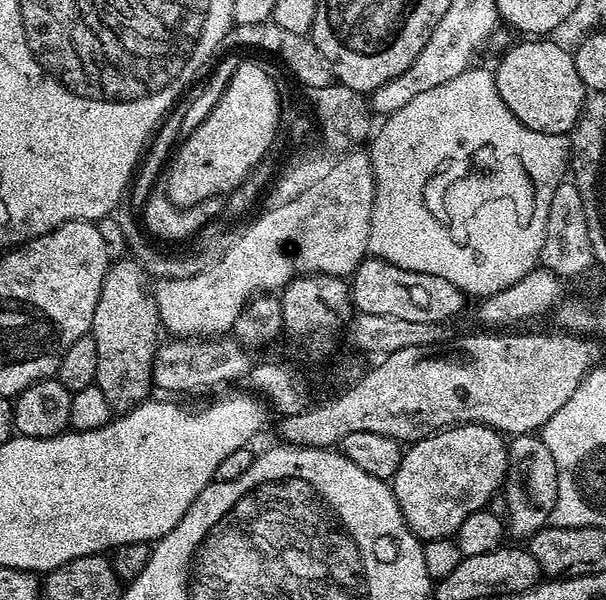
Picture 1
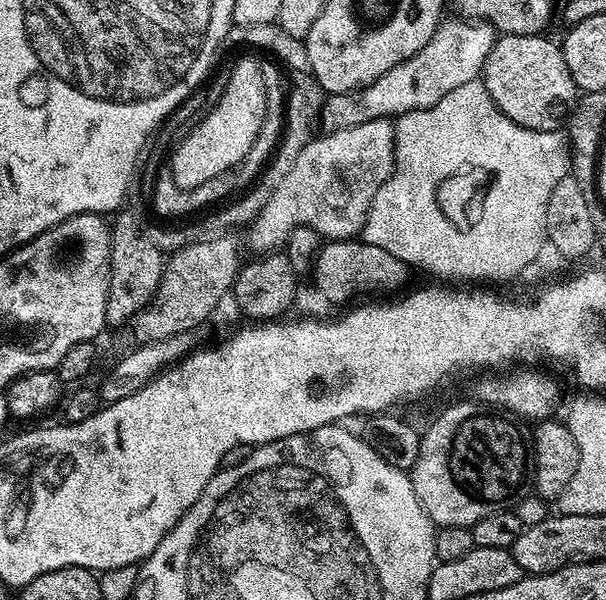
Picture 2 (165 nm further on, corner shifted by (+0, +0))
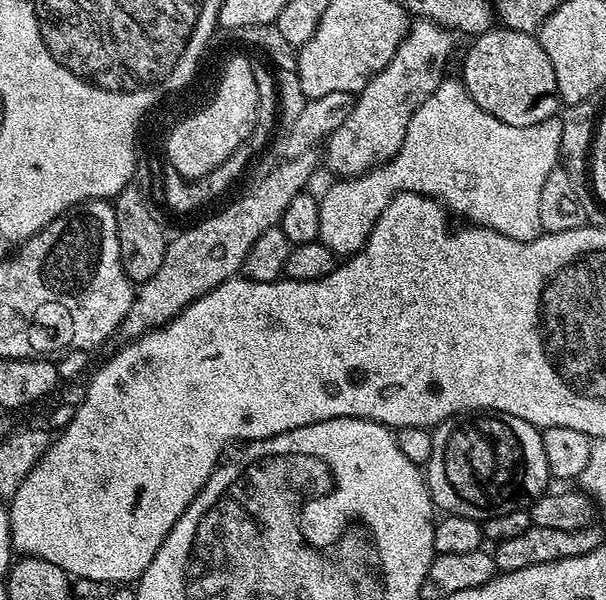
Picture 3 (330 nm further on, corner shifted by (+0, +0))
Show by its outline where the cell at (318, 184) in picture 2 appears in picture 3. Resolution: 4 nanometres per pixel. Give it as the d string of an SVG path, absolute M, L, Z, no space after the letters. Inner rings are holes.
M416 18L411 21L408 33L404 40L398 46L394 58L382 71L372 79L355 97L351 110L346 114L342 126L334 130L334 134L329 136L326 141L328 147L328 160L326 156L326 168L332 172L341 172L344 176L351 178L360 178L368 172L376 163L380 166L387 165L392 157L398 154L402 142L406 138L406 130L410 126L410 118L434 94L434 90L439 86L442 79L440 73L440 64L436 60L444 60L452 52L453 33L433 20Z

